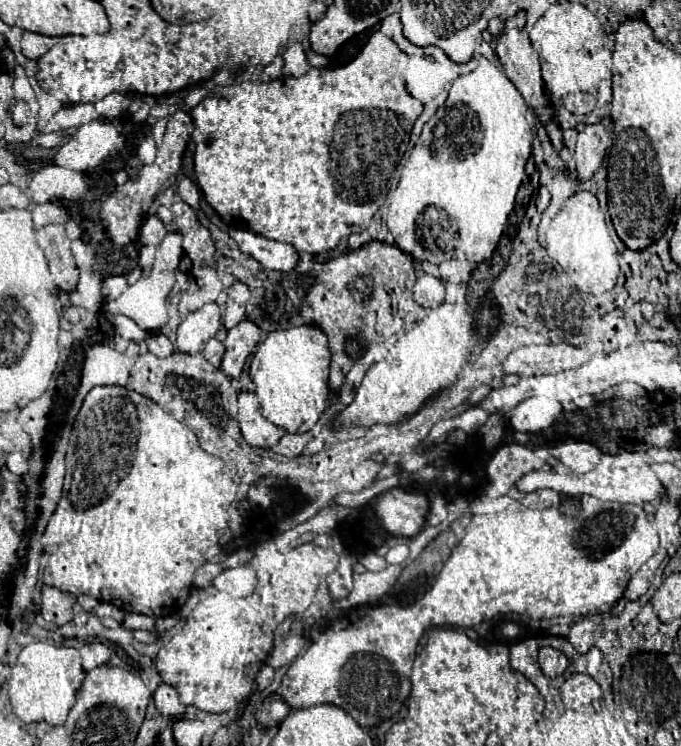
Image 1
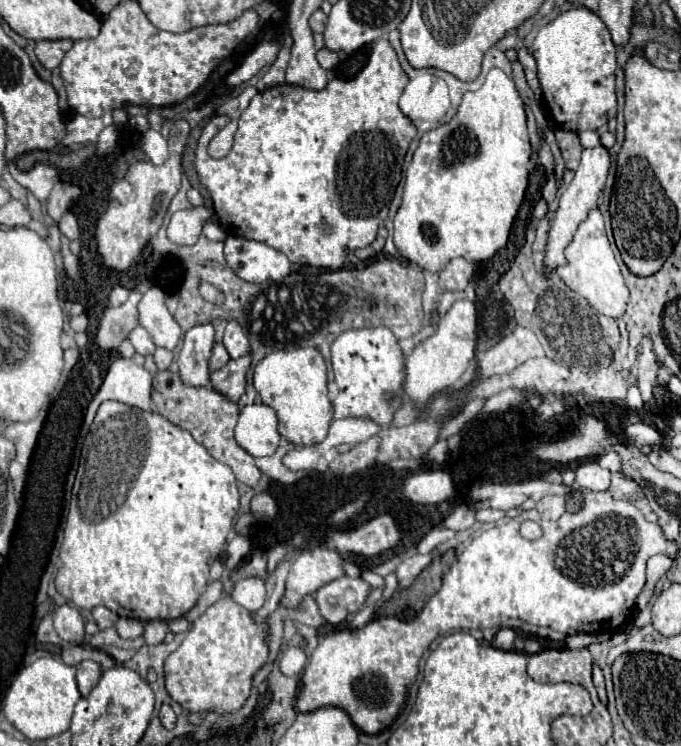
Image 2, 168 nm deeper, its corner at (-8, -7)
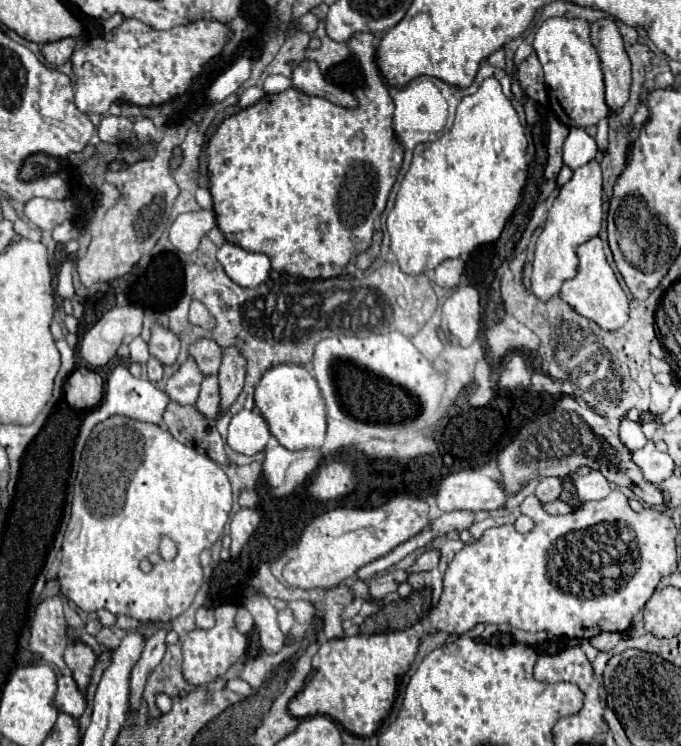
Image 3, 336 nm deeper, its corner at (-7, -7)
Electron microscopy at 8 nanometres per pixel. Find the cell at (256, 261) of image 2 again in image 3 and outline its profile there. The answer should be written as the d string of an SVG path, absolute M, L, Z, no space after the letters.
M225 242L217 250L217 260L221 262L225 274L243 288L255 288L269 278L271 262L267 256L257 252L247 252L235 244Z

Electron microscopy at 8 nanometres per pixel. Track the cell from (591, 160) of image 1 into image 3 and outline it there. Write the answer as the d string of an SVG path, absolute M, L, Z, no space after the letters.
M595 160L589 164L577 168L573 172L573 178L559 190L559 196L555 198L547 222L543 226L543 232L537 238L535 246L535 258L533 258L533 274L531 274L531 294L537 296L541 302L551 300L559 294L559 288L563 282L575 278L579 268L577 258L577 246L595 238L601 230L601 216L603 216L603 188L601 188L601 168Z

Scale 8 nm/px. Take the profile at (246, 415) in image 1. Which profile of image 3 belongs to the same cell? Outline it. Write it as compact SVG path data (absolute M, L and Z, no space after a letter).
M241 410L231 418L227 432L227 444L231 450L255 456L265 448L269 438L271 434L267 422L257 410Z

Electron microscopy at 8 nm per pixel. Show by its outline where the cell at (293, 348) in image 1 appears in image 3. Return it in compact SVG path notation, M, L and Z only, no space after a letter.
M279 364L269 368L255 386L255 406L269 424L269 432L287 450L319 448L325 440L327 414L317 380L309 370L295 364Z

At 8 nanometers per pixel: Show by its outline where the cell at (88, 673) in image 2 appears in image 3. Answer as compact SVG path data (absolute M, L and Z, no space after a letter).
M59 676L57 692L53 696L53 706L59 712L69 714L75 722L79 720L79 716L85 710L85 694L79 692L79 688L75 688L73 676Z

